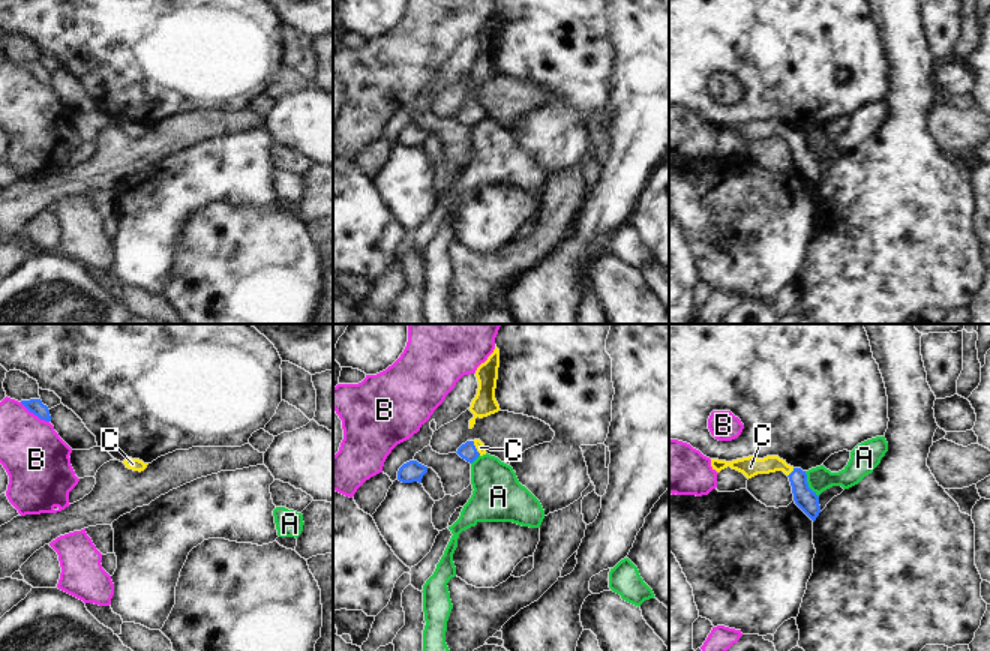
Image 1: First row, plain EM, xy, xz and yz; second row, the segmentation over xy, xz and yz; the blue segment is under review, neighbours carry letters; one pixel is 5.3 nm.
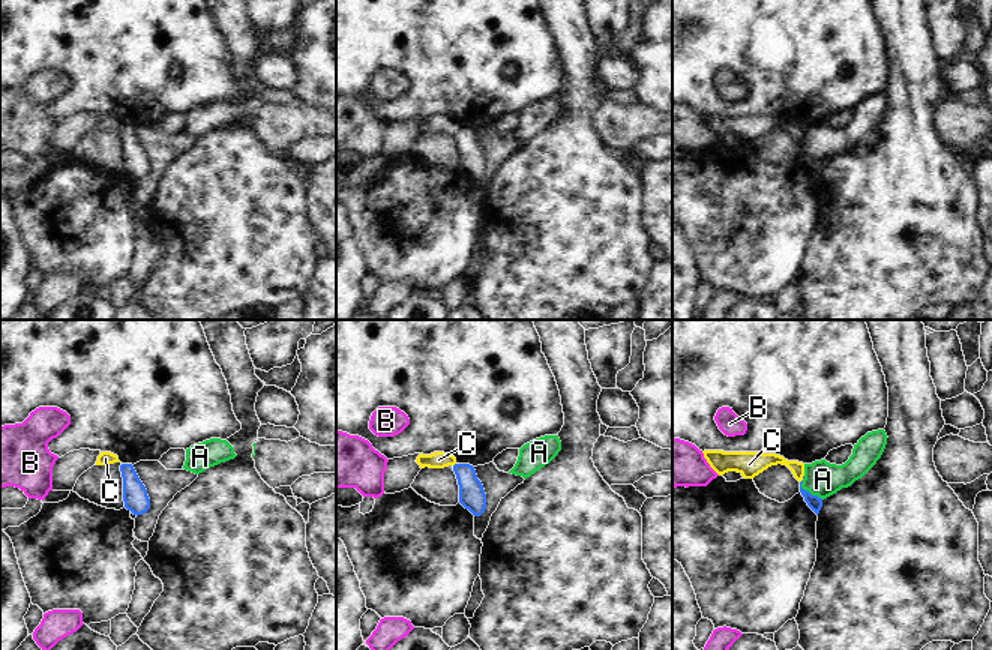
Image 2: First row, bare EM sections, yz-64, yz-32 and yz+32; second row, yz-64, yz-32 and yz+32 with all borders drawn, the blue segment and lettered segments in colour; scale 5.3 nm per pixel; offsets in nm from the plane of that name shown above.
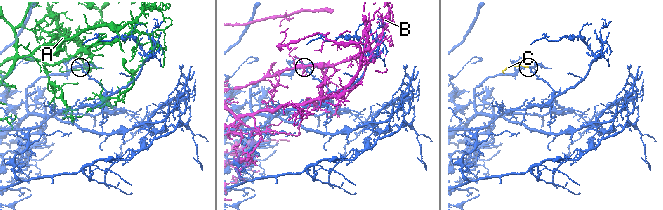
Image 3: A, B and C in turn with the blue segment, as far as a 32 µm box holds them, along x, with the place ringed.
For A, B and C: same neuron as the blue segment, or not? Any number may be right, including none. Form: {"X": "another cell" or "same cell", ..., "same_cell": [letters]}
{"A": "another cell", "B": "another cell", "C": "same cell", "same_cell": ["C"]}

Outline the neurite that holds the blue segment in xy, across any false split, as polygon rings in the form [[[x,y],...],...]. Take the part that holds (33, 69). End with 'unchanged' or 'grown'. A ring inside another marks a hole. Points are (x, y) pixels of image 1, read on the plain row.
[[[40,63],[21,64],[21,68],[40,84],[51,86],[50,74]]]; unchanged

